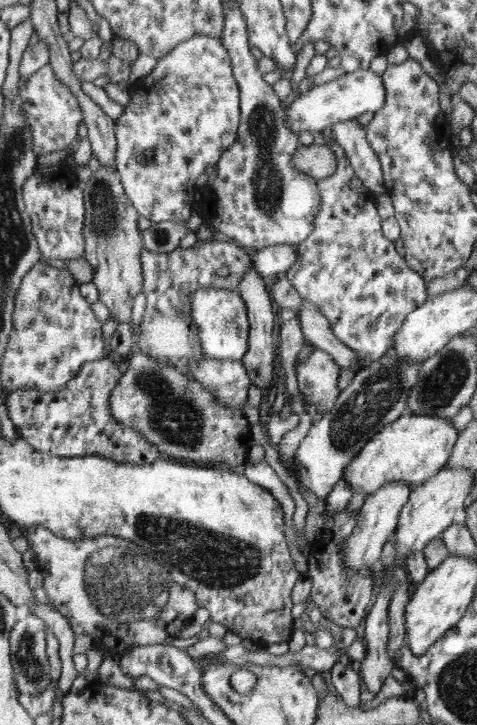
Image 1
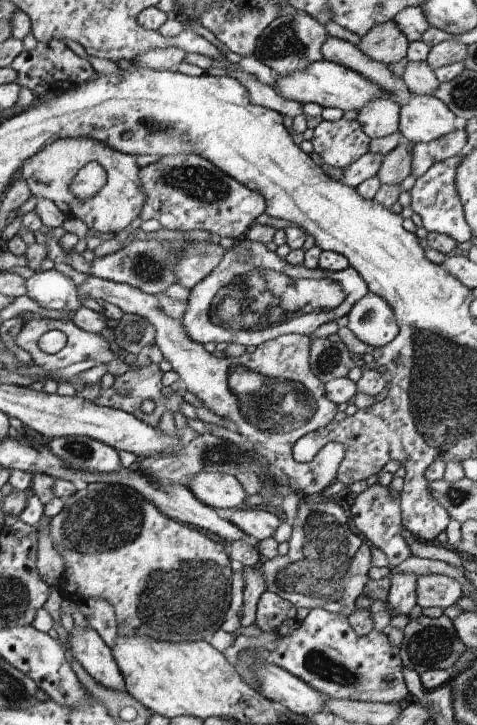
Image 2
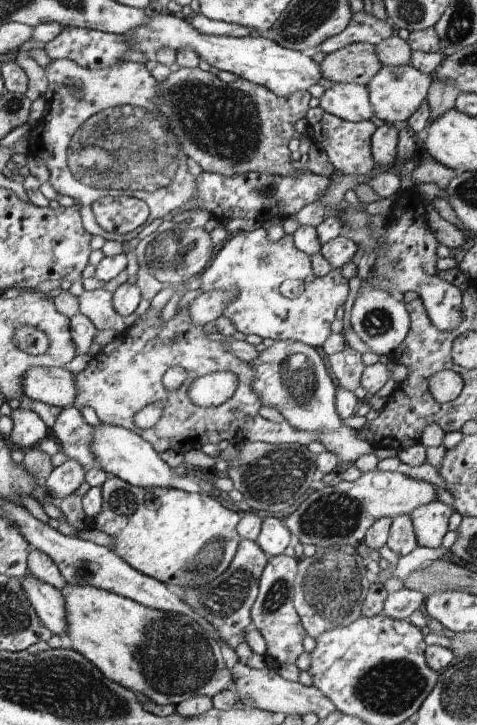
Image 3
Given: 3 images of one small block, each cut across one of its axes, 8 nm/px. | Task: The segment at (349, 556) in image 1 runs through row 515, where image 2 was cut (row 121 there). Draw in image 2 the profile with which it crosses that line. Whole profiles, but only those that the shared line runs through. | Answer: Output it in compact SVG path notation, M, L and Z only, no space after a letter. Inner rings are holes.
M389 96L376 98L357 112L357 121L371 139L382 138L399 130L401 106L390 100Z

